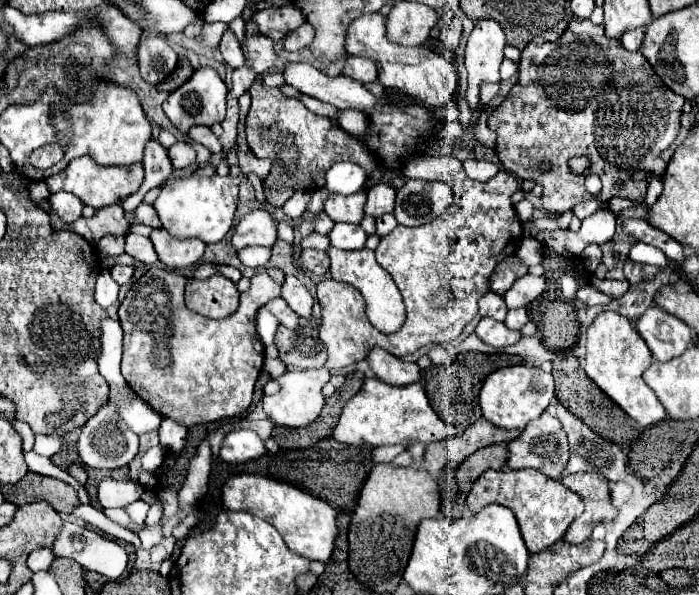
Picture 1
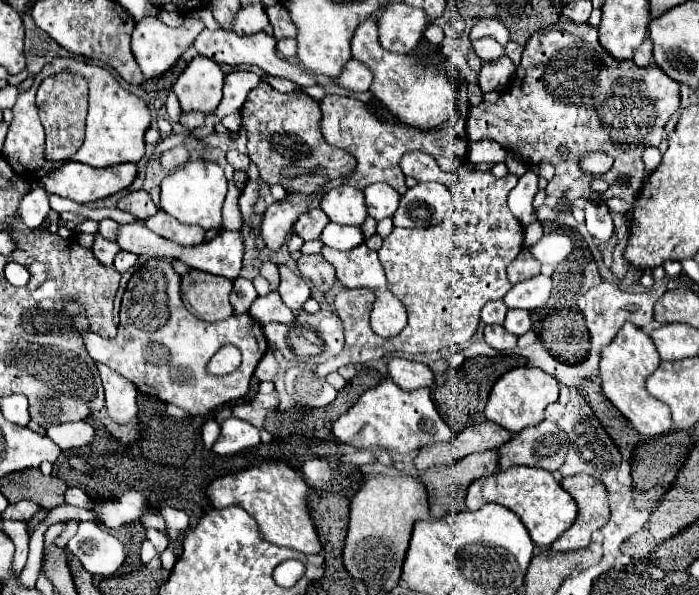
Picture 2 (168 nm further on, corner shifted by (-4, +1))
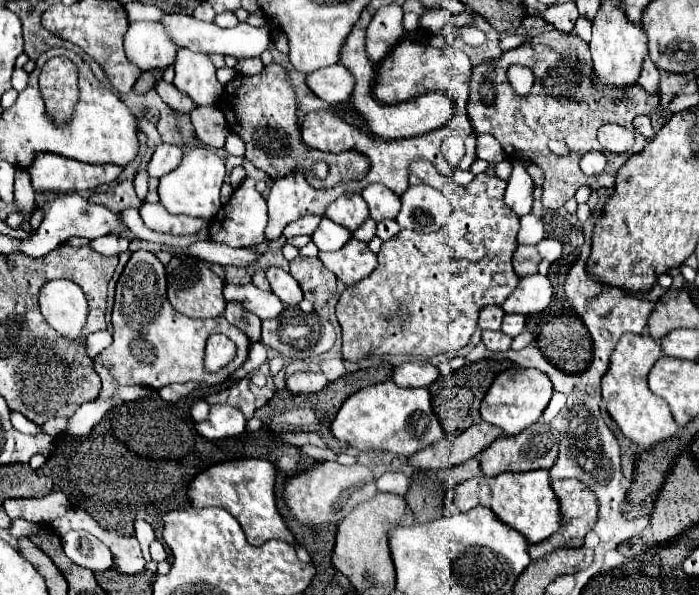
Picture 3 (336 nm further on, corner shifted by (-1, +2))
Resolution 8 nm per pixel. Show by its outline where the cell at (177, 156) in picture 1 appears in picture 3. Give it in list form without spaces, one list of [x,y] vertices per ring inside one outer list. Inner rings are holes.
[[[166,143],[158,145],[150,163],[148,163],[148,167],[146,167],[148,175],[160,179],[162,175],[170,173],[182,161],[182,155],[184,155],[182,149],[176,147],[176,145],[166,145]]]

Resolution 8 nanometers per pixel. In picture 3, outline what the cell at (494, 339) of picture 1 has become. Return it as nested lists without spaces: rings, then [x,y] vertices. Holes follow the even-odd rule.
[[[482,331],[482,343],[490,351],[506,351],[510,349],[512,337],[506,337],[502,331]]]

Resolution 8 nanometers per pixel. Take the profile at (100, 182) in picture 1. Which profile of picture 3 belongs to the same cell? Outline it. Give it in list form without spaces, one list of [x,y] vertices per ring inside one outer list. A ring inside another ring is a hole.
[[[38,153],[28,173],[32,187],[46,193],[84,193],[112,183],[120,175],[118,165],[88,165],[54,153]]]

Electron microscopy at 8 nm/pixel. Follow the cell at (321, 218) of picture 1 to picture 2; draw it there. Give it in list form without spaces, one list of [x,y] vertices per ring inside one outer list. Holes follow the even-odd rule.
[[[313,208],[305,214],[301,214],[301,218],[295,222],[295,232],[303,240],[319,240],[321,232],[327,224],[329,224],[329,218],[325,216],[325,212],[321,208]]]

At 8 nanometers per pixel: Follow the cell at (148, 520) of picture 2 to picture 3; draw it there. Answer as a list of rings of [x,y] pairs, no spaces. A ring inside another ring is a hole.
[[[136,521],[136,523],[134,523],[134,537],[138,539],[138,543],[140,543],[144,555],[148,553],[148,545],[156,539],[156,537],[154,537],[154,531],[152,531],[152,527],[150,527],[150,523],[146,523],[146,521]]]

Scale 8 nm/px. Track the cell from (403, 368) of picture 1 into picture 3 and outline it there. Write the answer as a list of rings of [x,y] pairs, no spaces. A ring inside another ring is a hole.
[[[404,363],[396,367],[392,381],[400,387],[428,387],[432,381],[436,381],[438,369],[430,363]]]

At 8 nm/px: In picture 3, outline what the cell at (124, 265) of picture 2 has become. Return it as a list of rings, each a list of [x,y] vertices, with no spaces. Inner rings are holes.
[[[124,231],[122,233],[108,233],[106,237],[98,237],[90,241],[90,247],[102,255],[120,255],[128,251],[128,243]]]

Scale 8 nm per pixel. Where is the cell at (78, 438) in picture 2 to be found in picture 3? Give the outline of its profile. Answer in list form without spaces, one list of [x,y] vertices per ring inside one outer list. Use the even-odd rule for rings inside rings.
[[[94,399],[90,403],[84,403],[76,413],[74,417],[70,417],[70,423],[68,427],[64,429],[64,433],[68,435],[74,435],[74,437],[84,437],[92,431],[92,427],[96,423],[100,423],[100,419],[112,409],[114,405],[114,399]]]

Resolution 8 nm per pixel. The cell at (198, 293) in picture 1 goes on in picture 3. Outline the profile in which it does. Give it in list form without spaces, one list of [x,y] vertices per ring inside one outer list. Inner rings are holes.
[[[172,257],[166,265],[168,301],[172,307],[186,317],[220,317],[224,313],[226,301],[222,297],[224,281],[210,269],[210,265],[196,257]]]

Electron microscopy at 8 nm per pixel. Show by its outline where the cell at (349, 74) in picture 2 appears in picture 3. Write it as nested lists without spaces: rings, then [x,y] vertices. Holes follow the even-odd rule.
[[[340,63],[316,69],[306,75],[308,89],[326,103],[342,103],[350,99],[354,89],[354,77]]]

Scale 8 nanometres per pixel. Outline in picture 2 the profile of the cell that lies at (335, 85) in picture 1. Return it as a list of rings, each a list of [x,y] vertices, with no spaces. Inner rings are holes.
[[[203,28],[203,32],[195,38],[193,46],[197,48],[197,52],[201,56],[207,56],[207,58],[211,58],[217,64],[231,64],[231,66],[235,66],[235,64],[257,64],[267,74],[279,76],[279,78],[287,78],[291,82],[297,82],[299,86],[317,86],[319,84],[317,76],[309,74],[309,70],[301,68],[299,64],[291,64],[291,62],[287,62],[283,58],[277,58],[275,56],[275,38],[267,36],[265,32],[241,38],[235,32],[227,32],[227,30],[221,30],[221,28],[219,30]]]

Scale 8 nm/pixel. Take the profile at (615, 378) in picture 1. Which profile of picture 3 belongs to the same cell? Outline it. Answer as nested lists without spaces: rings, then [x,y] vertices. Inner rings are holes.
[[[624,333],[610,357],[610,369],[602,379],[602,399],[608,407],[610,417],[620,427],[624,437],[642,449],[648,449],[658,441],[670,439],[678,431],[678,425],[666,401],[654,395],[646,383],[646,375],[660,355],[660,345],[650,335]]]

